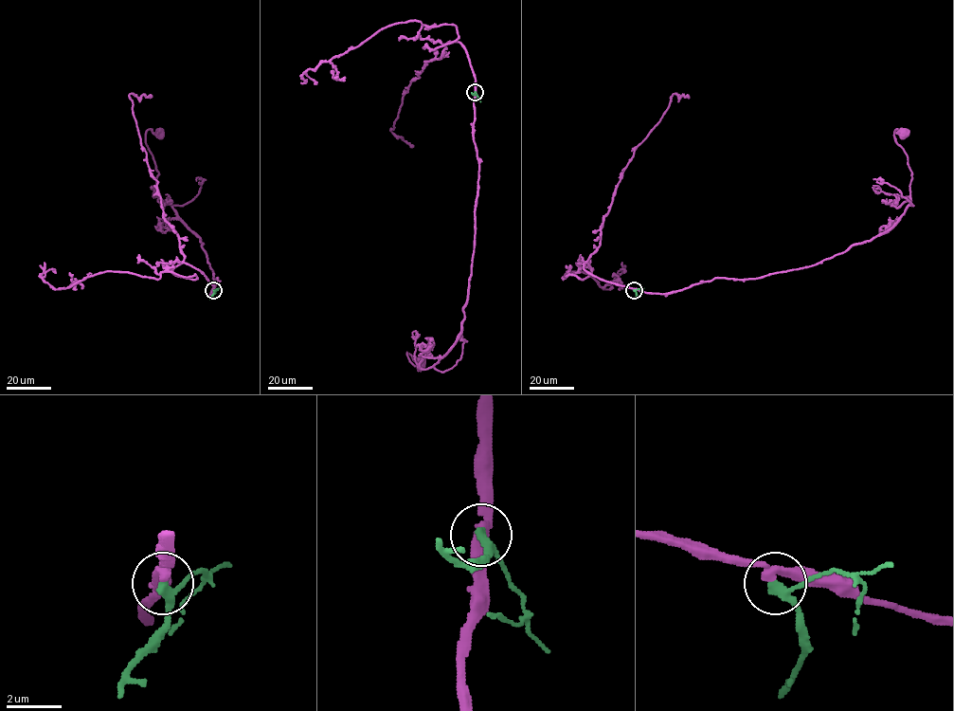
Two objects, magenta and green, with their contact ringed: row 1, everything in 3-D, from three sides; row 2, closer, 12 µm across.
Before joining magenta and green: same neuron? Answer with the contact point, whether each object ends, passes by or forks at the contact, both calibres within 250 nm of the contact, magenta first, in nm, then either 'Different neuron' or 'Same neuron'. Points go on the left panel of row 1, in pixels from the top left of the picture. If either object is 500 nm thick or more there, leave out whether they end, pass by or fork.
Place: (213, 290). At the ring magenta passes by. At the ring green passes by. Thickness 320 nm (magenta) against 280 nm. Same neuron

